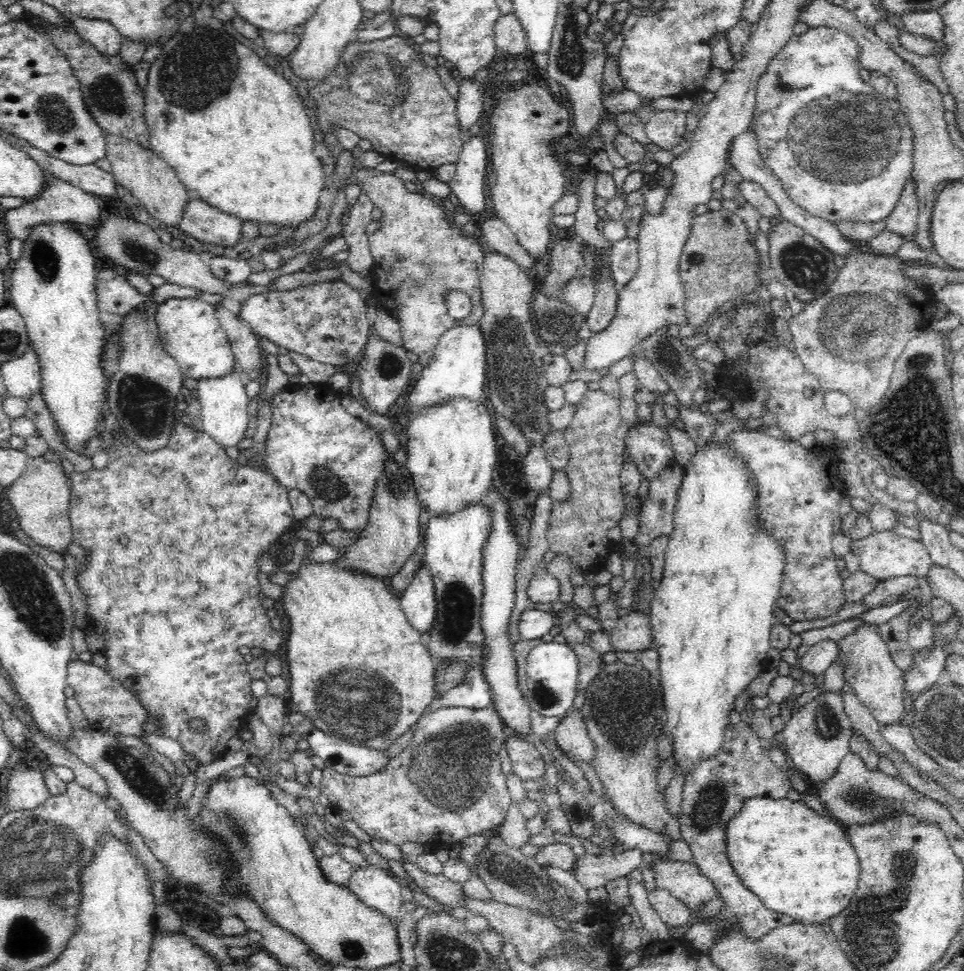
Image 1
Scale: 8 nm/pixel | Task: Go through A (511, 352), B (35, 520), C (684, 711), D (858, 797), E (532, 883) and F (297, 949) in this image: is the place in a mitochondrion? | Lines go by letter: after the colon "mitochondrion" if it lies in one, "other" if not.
A: mitochondrion
B: other
C: other
D: mitochondrion
E: mitochondrion
F: other

